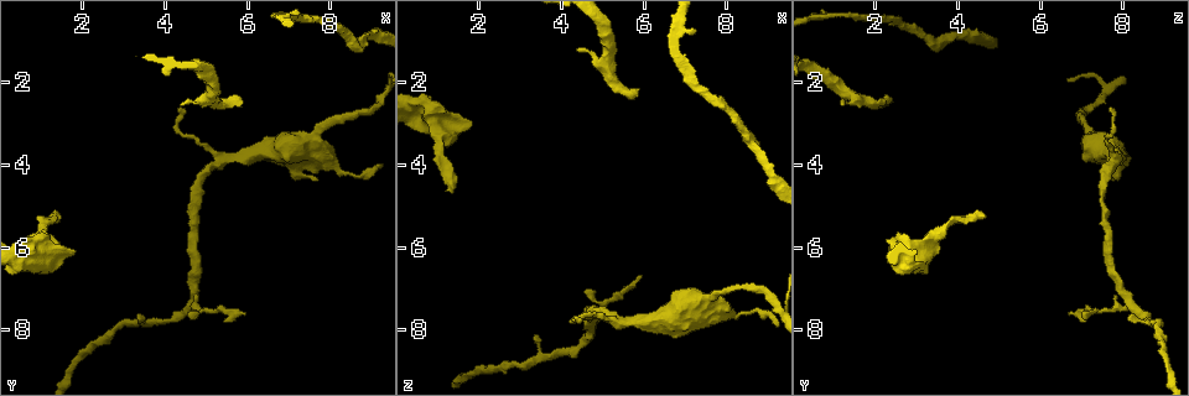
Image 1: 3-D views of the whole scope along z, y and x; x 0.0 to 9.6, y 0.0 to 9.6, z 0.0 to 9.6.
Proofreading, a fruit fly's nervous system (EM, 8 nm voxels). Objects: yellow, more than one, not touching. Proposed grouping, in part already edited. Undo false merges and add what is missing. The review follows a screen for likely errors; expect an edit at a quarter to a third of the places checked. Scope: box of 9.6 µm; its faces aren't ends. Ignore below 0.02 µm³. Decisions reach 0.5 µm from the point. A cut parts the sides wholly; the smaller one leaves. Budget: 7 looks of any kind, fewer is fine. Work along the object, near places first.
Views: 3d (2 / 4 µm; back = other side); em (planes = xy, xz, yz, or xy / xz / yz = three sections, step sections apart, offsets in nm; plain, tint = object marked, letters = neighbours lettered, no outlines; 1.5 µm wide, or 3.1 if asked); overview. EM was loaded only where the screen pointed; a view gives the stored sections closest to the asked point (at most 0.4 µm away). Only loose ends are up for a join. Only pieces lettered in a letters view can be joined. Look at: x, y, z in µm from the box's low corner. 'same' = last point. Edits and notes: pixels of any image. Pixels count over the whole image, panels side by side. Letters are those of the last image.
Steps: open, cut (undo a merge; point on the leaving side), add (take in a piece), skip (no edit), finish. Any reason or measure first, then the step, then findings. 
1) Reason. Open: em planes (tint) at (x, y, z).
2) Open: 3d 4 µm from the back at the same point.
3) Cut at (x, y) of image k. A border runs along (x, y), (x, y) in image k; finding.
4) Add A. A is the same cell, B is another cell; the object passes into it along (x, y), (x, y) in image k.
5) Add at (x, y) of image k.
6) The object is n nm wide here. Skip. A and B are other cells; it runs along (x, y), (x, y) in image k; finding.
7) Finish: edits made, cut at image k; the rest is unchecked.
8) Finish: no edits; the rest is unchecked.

Free end. Open: em xz step 4 (letters) at (5.95, 2.55, 2.15).

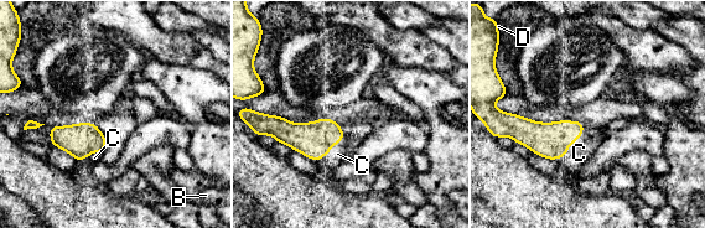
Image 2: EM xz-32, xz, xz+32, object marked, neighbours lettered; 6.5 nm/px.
The longest contact is with C, 320 nm. Add C. C is the same cell, B and D are other cells; the cell continues.

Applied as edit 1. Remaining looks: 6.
Free end. Open: em xy step 4 (letters) at (1.40, 5.25, 4.65).

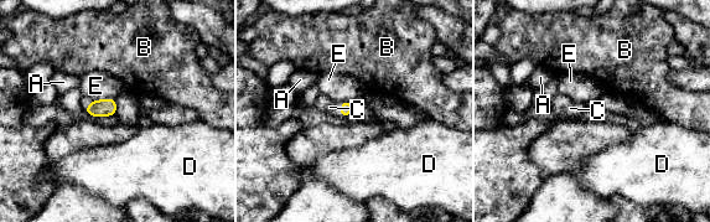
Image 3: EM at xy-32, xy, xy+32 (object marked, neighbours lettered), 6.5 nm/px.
Another direction. Open: em planes (letters) at the same point.

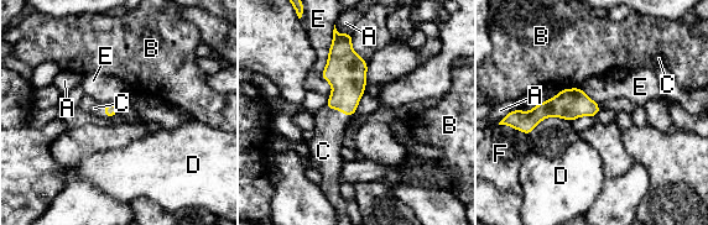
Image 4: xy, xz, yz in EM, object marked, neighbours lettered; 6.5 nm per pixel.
Add C. C is the same cell, A, B, D, E and F are other cells; the cell continues.

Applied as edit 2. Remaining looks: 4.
Finish: edits made, add at image 2, add at image 4; the rest is unchecked.

